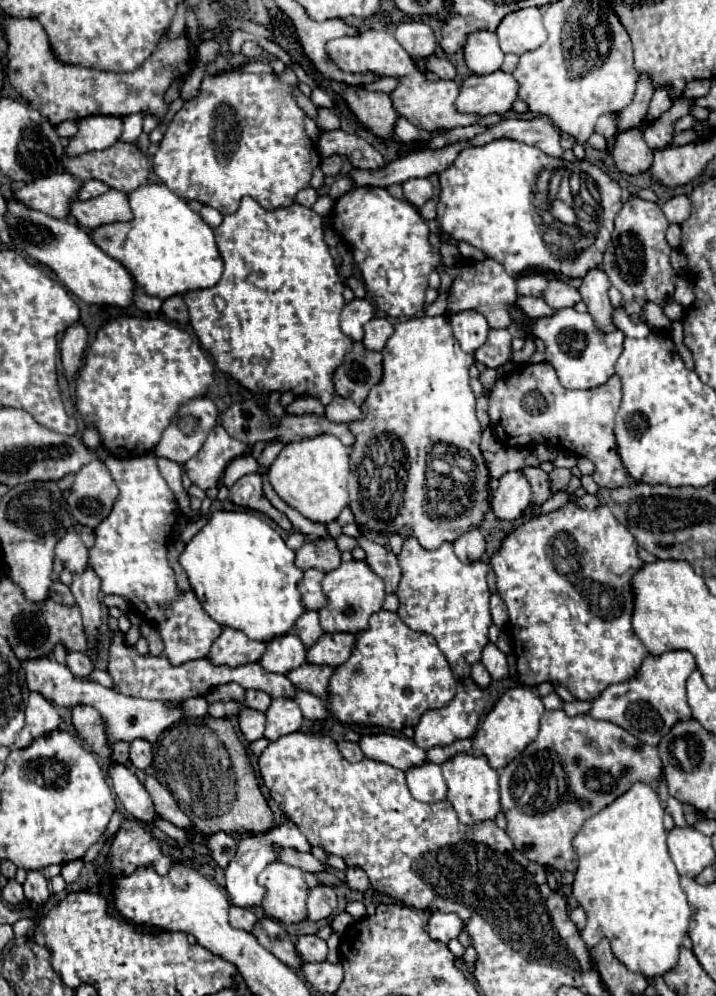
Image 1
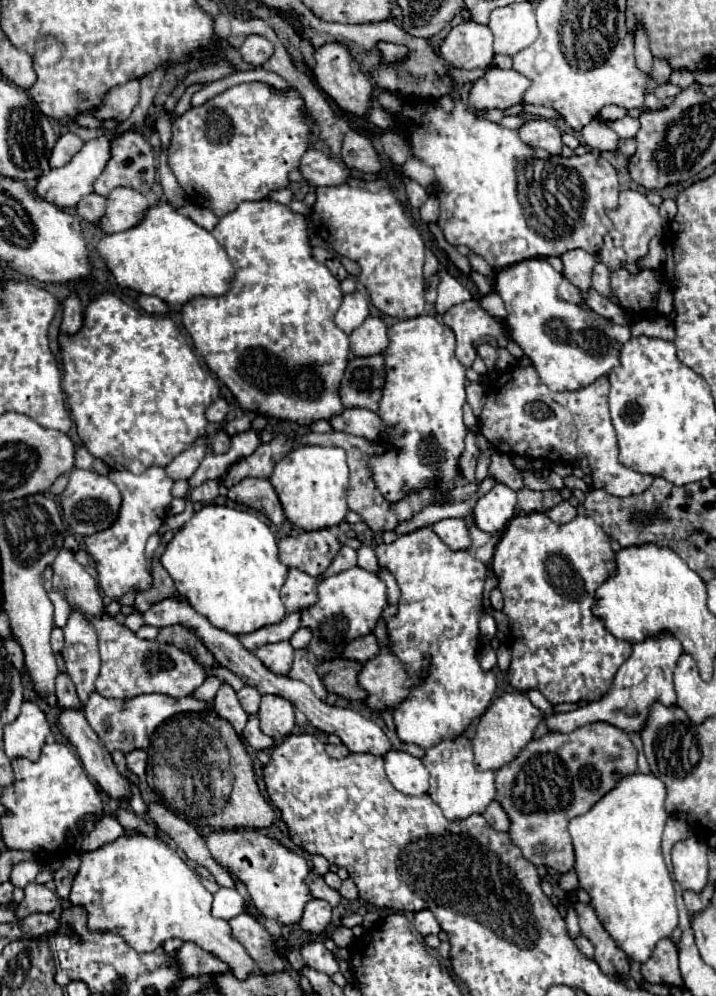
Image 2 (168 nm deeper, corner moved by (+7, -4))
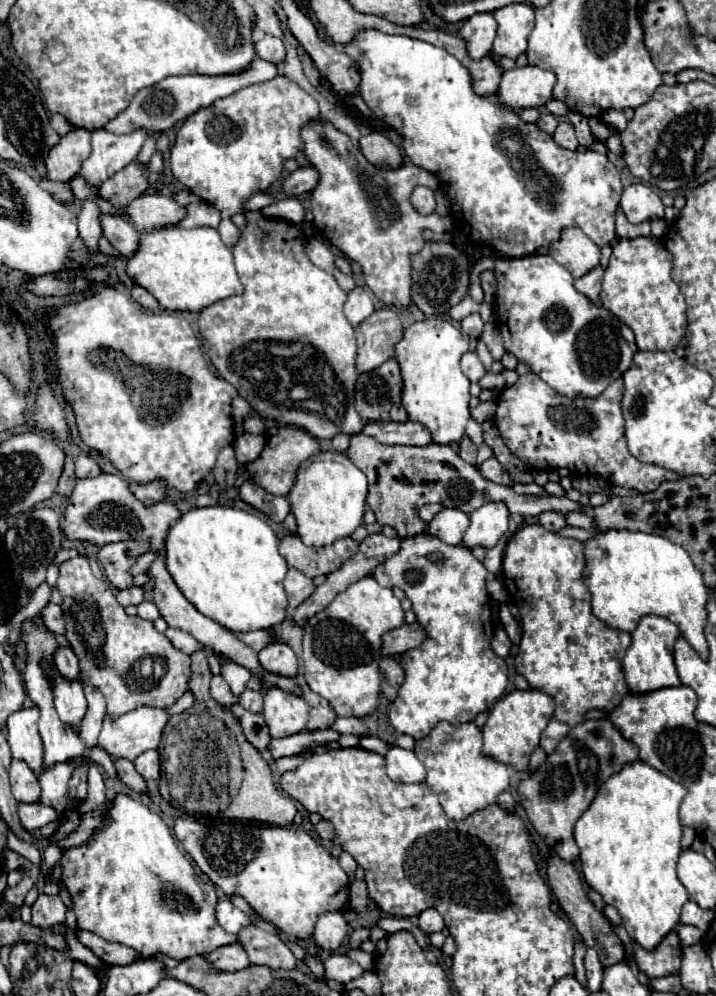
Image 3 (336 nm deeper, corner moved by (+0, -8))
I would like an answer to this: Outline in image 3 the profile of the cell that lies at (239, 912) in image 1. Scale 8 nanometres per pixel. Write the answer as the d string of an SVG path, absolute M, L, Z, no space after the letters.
M245 927L239 931L239 941L243 943L253 965L267 965L271 969L293 969L297 963L287 943L275 933L267 933L259 927Z

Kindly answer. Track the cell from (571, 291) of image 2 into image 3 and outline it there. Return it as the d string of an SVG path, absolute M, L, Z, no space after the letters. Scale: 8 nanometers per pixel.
M597 265L589 273L585 273L583 277L575 279L575 287L583 295L589 295L589 299L597 301L599 299L599 291L601 291L601 281L603 281L603 267Z

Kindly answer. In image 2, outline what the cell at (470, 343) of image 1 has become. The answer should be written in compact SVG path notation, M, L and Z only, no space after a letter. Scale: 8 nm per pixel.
M464 301L450 307L442 321L456 335L456 357L464 367L470 367L476 359L474 343L486 335L496 337L498 347L506 347L508 339L496 319L492 319L476 301Z

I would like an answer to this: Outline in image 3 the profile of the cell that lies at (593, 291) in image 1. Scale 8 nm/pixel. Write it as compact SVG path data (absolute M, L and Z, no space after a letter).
M579 227L563 229L561 237L549 245L549 255L575 279L599 263L599 247Z

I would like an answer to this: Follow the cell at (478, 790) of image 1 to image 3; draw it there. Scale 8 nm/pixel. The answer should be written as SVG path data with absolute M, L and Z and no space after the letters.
M441 721L431 729L427 737L415 741L413 751L427 769L425 785L439 797L449 819L467 819L473 811L479 811L481 807L495 803L497 795L509 789L507 765L485 755L481 747L483 735L473 721L457 727L449 721Z

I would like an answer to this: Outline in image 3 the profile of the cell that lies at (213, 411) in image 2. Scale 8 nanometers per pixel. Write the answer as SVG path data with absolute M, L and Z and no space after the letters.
M243 397L233 399L233 419L235 419L235 421L243 421L245 415L249 415L249 413L251 413L249 401L245 401Z

